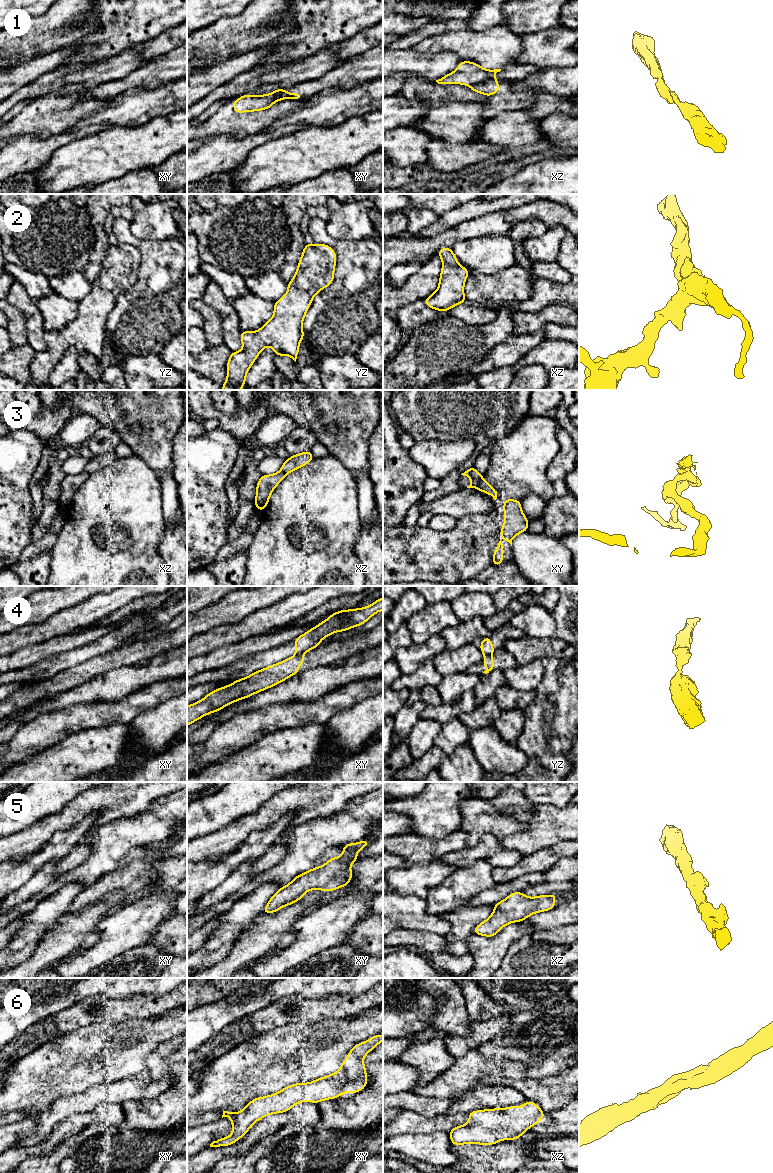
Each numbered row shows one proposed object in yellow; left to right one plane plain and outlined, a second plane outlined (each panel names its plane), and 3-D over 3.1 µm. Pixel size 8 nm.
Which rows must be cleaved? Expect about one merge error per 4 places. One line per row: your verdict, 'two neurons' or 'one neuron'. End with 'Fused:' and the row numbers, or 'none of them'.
1: two neurons
2: one neuron
3: two neurons
4: two neurons
5: one neuron
6: one neuron
Fused: 1, 3, 4

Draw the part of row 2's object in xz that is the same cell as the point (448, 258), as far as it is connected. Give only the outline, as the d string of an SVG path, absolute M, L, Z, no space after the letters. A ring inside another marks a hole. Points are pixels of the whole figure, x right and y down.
M442 248L436 255L441 257L443 265L439 286L431 296L423 301L431 309L446 312L456 305L466 302L464 285L470 272L458 264L452 248Z

